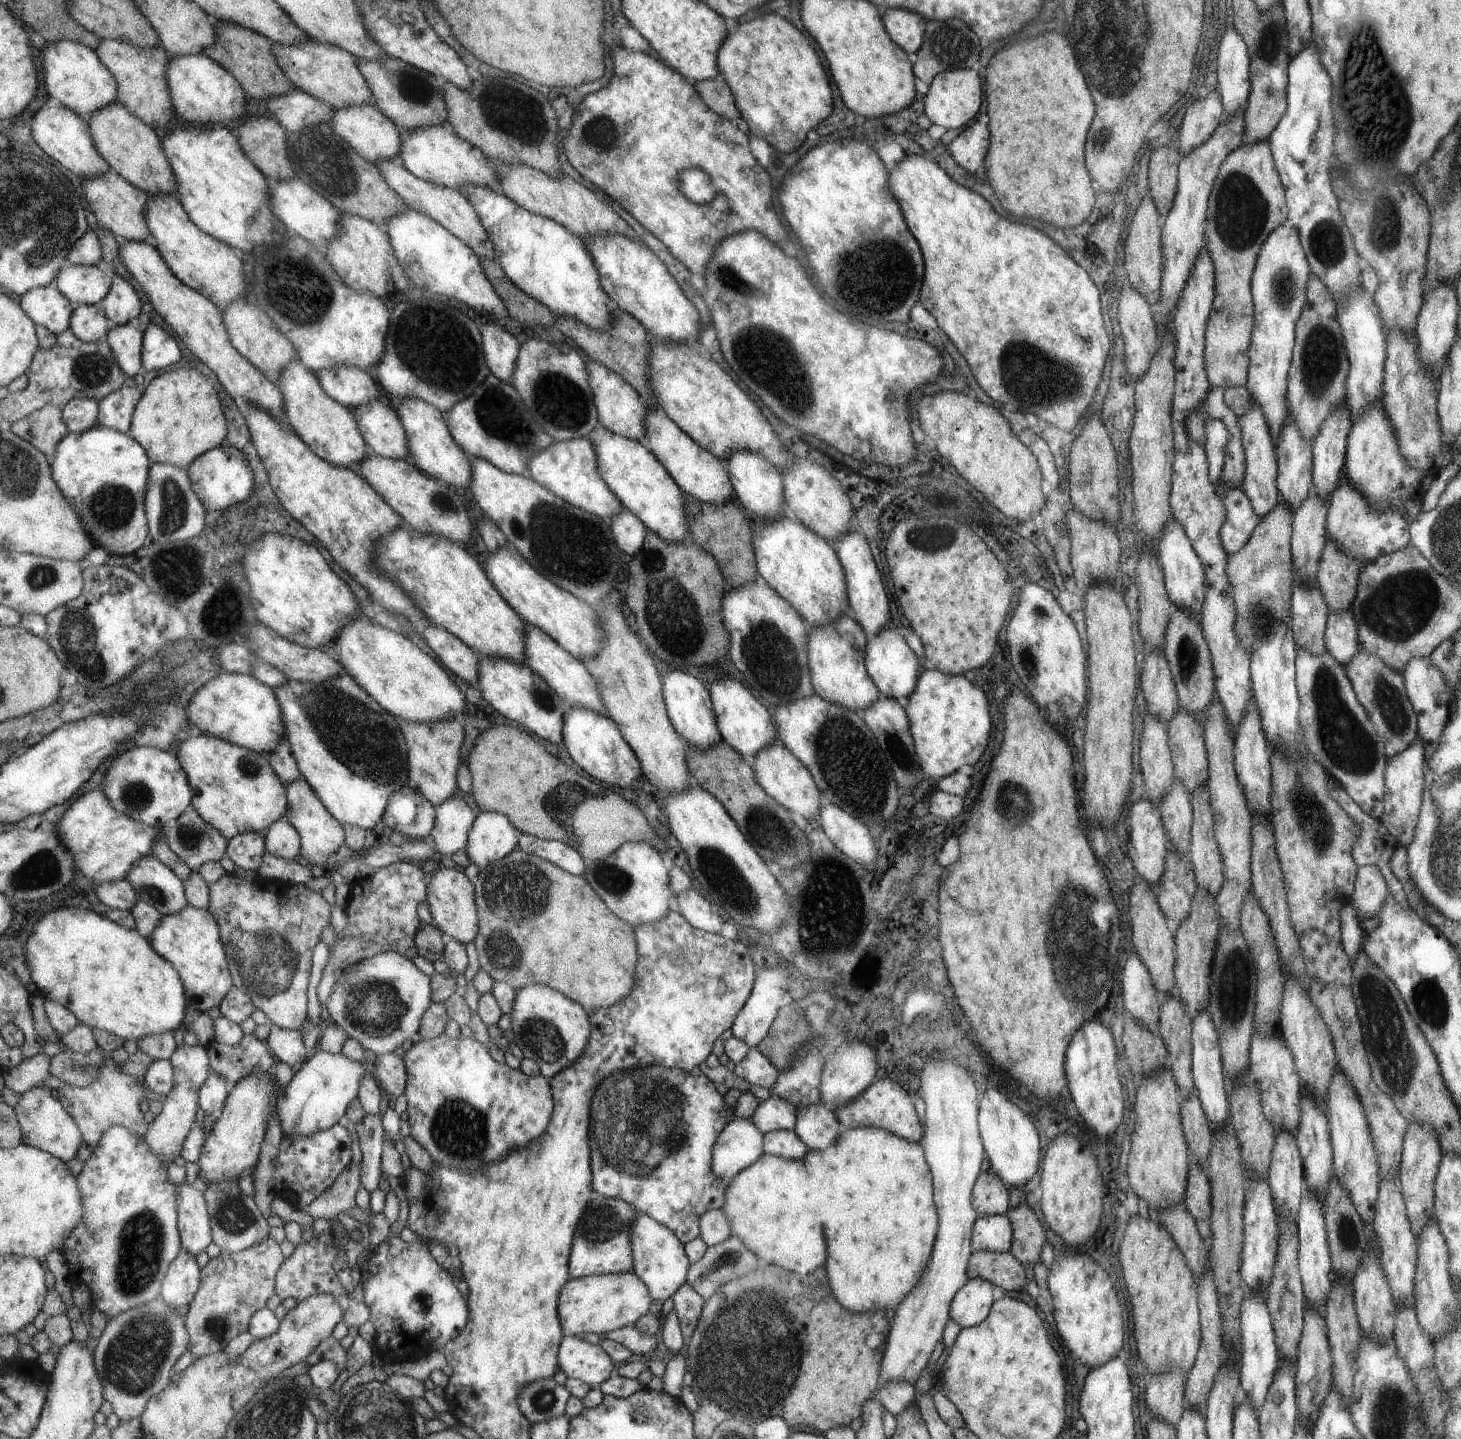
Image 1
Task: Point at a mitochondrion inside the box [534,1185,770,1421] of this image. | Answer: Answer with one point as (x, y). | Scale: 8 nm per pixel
(605, 1221)

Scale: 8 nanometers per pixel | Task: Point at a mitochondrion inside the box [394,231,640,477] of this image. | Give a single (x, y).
(579, 408)

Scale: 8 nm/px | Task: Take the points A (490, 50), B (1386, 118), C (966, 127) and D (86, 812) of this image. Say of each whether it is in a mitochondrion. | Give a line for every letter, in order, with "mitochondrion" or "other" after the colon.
A: other
B: mitochondrion
C: other
D: other

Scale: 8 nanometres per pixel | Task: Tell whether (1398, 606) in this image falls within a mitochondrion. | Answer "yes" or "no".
yes

